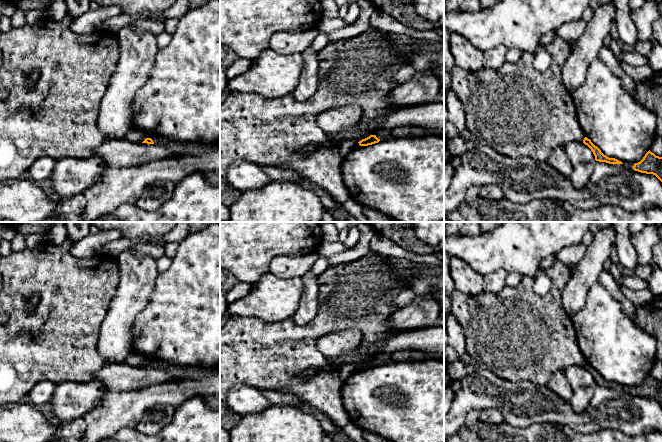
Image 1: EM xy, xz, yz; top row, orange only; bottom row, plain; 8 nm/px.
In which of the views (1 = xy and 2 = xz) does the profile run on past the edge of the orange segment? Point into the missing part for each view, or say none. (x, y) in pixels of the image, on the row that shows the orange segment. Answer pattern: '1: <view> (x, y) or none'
1: xy (180, 149)
2: xz (400, 132)

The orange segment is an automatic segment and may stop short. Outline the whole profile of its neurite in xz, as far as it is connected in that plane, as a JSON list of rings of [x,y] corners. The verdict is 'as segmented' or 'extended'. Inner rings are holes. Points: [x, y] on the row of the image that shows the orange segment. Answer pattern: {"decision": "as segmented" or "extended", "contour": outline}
{"decision": "extended", "contour": [[[402,126],[390,130],[388,134],[377,133],[375,135],[370,135],[369,137],[362,139],[358,143],[360,146],[368,146],[378,143],[379,141],[384,141],[388,138],[427,137],[427,136],[444,137],[444,130]]]}

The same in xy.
{"decision": "extended", "contour": [[[152,135],[150,138],[146,138],[142,143],[164,143],[176,157],[197,156],[220,147],[220,143],[205,144],[201,142],[182,142],[174,140],[165,140],[159,135]]]}

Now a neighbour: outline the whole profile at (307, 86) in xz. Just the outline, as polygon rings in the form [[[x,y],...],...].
[[[309,46],[302,53],[304,68],[293,95],[299,102],[311,98],[318,86],[318,54]]]

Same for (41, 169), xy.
[[[43,157],[36,160],[28,169],[27,176],[34,182],[44,181],[52,175],[57,160]]]

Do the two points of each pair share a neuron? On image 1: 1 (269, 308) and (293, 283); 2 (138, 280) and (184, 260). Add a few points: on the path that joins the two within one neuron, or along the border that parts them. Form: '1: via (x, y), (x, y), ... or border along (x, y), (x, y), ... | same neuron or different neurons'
1: via (275, 302), (288, 289) | same neuron
2: border along (159, 273), (155, 281), (154, 290), (150, 295) | different neurons

